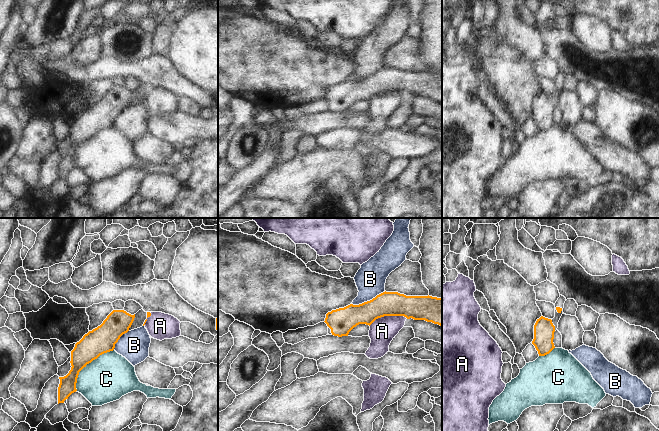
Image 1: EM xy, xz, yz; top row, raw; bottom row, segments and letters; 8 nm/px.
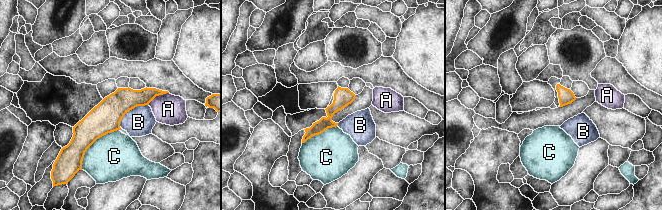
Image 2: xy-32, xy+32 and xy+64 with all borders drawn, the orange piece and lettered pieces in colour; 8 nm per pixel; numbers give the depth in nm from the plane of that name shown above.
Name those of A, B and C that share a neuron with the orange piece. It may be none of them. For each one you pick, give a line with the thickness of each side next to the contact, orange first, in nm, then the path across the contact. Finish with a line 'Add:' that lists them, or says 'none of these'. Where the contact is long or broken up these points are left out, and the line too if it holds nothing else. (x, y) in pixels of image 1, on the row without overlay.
Add: none of these

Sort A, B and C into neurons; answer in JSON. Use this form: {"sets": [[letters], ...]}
{"sets": [["A"], ["B"], ["C"]]}

